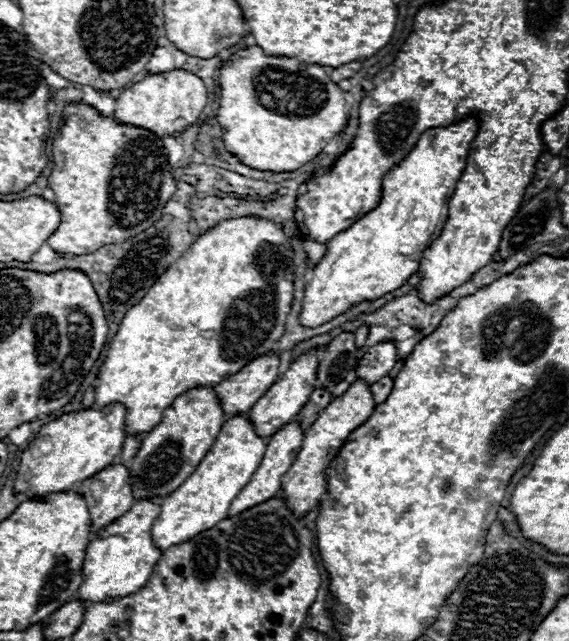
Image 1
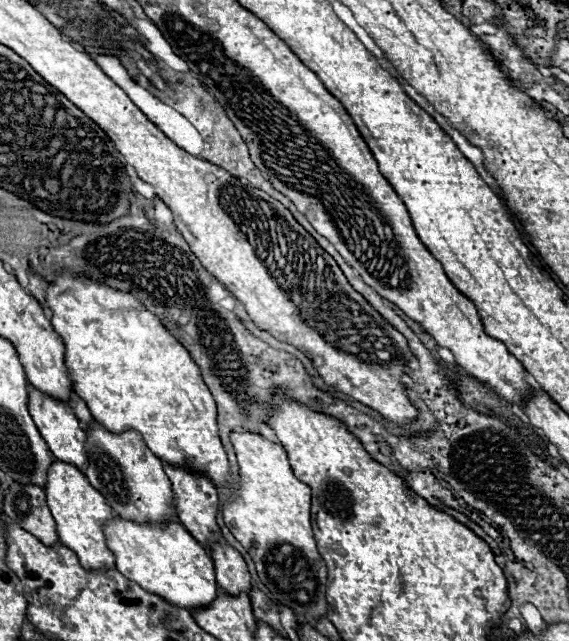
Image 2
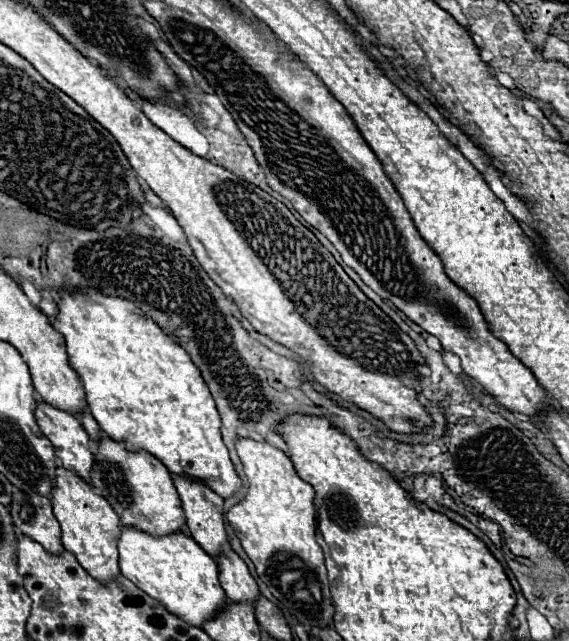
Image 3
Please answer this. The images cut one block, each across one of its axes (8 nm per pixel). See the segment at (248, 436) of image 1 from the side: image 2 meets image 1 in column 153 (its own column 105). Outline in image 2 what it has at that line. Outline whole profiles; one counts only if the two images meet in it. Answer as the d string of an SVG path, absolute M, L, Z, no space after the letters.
M120 516L104 526L106 544L116 556L116 568L128 580L140 584L150 594L168 600L188 612L206 608L218 596L214 562L206 550L176 522L162 526L134 524Z

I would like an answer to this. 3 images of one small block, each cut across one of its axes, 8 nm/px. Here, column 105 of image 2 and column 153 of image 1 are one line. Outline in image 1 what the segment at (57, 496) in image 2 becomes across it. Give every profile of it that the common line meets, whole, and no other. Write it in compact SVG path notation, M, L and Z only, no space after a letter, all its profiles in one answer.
M144 500L144 502L134 502L134 506L120 518L116 518L112 524L102 528L88 546L88 554L84 558L84 576L86 580L82 582L78 596L80 600L90 600L90 602L100 602L116 596L126 596L134 594L140 590L156 562L160 560L160 548L156 548L154 538L152 538L152 524L160 514L160 504L154 500Z

